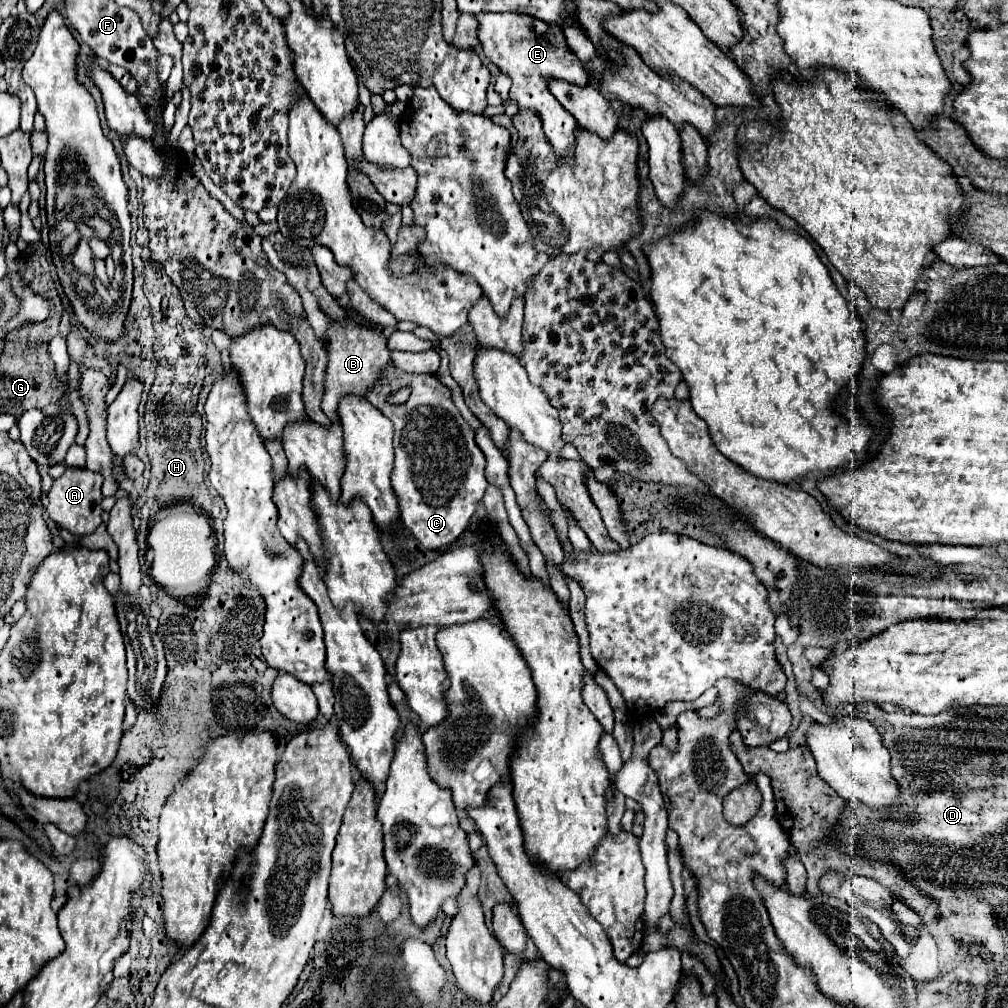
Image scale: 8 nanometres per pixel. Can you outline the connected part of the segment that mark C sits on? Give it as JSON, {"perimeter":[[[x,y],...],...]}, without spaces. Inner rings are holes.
{"perimeter":[[[389,367],[385,381],[367,395],[367,401],[383,411],[395,425],[395,469],[391,481],[399,497],[403,525],[411,529],[423,547],[447,547],[467,529],[487,489],[487,461],[475,443],[475,433],[455,409],[449,387],[445,387],[437,375],[411,375]],[[403,387],[411,387],[407,403],[389,403],[387,397]]]}

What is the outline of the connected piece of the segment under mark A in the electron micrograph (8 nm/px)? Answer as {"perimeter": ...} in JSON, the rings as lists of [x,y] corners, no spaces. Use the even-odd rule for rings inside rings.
{"perimeter":[[[67,467],[65,473],[53,481],[51,491],[47,493],[47,513],[49,517],[59,525],[69,529],[75,535],[89,535],[101,525],[101,515],[103,515],[103,495],[101,495],[101,475],[95,471],[89,471],[85,467]]]}

